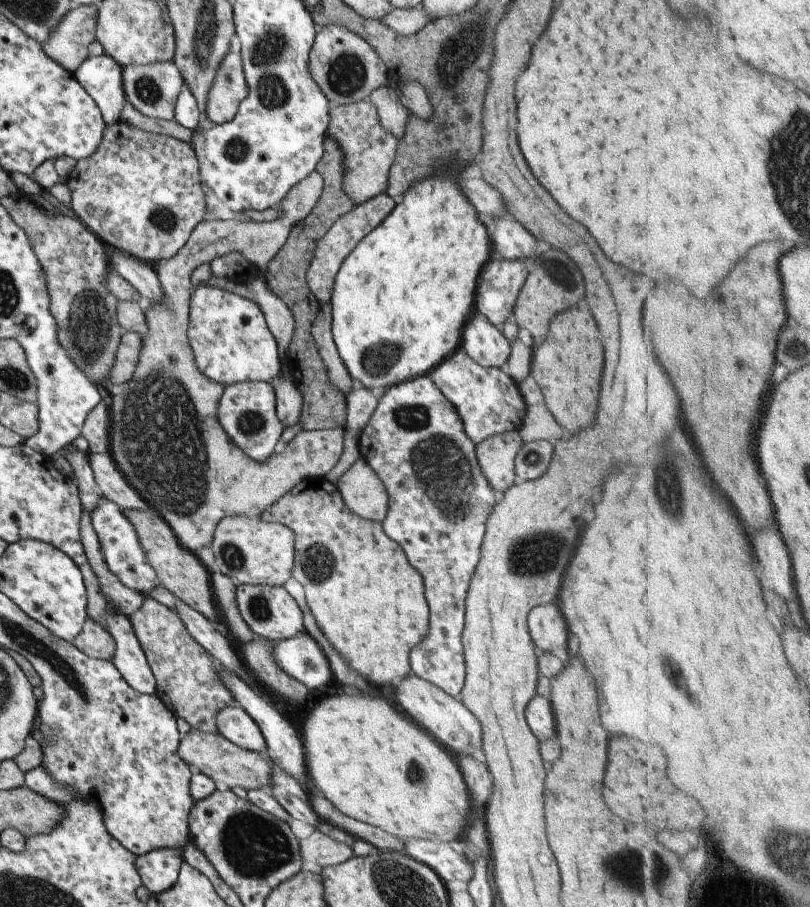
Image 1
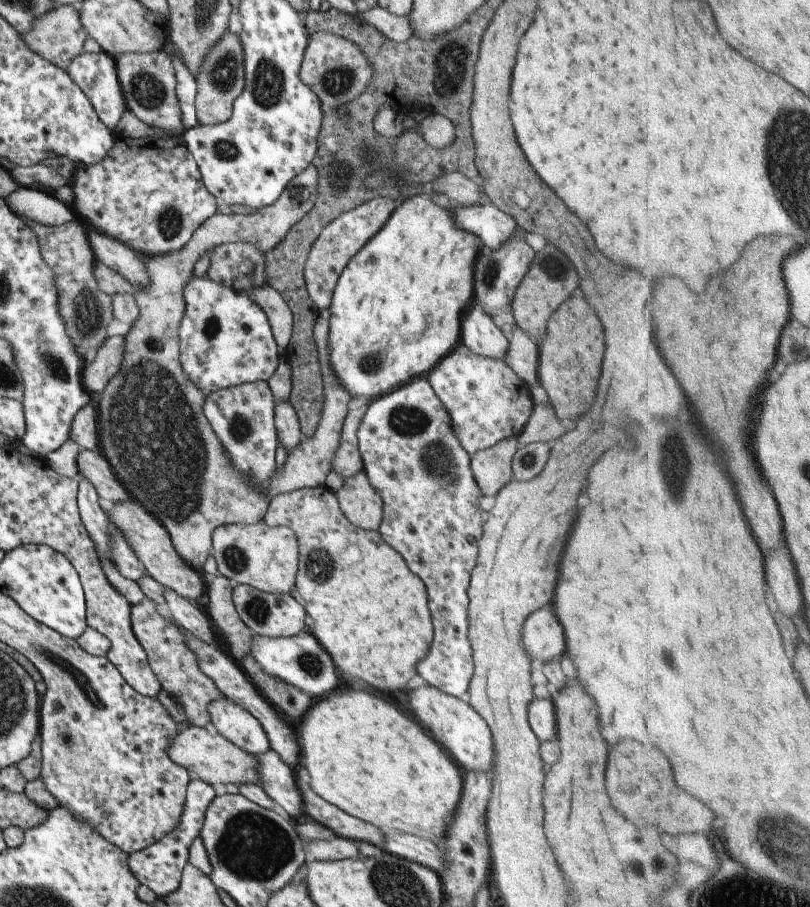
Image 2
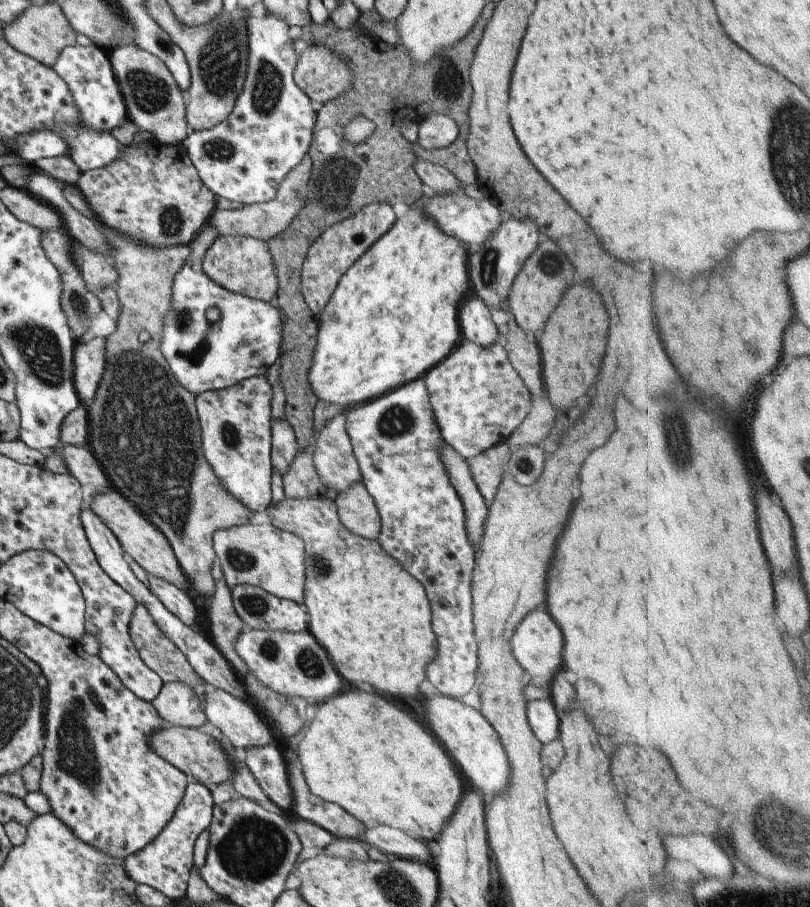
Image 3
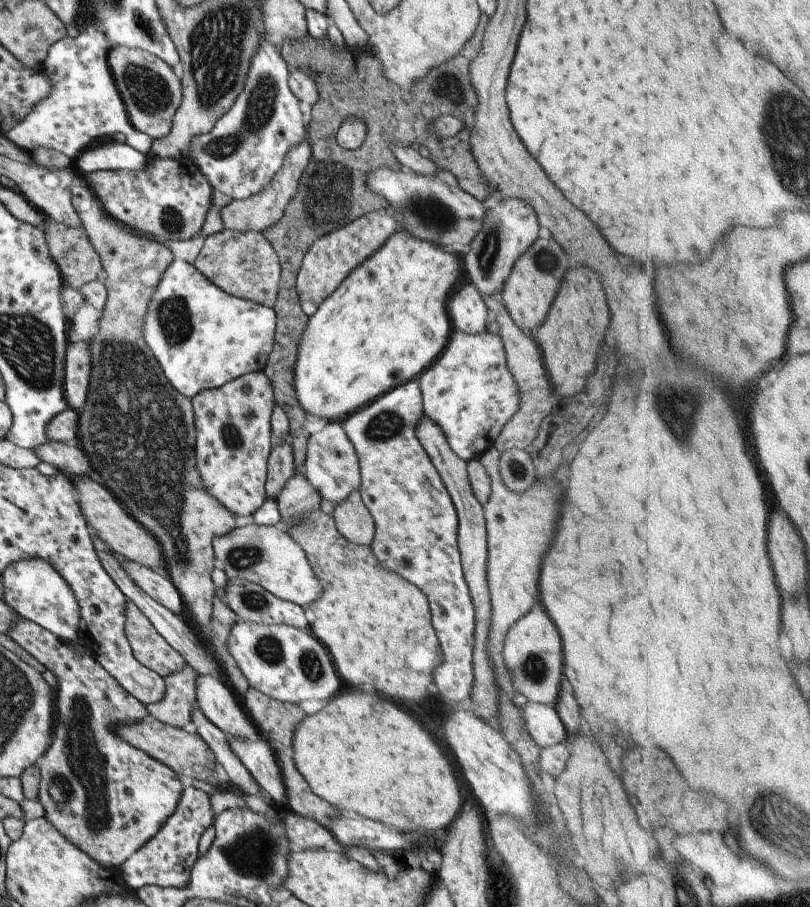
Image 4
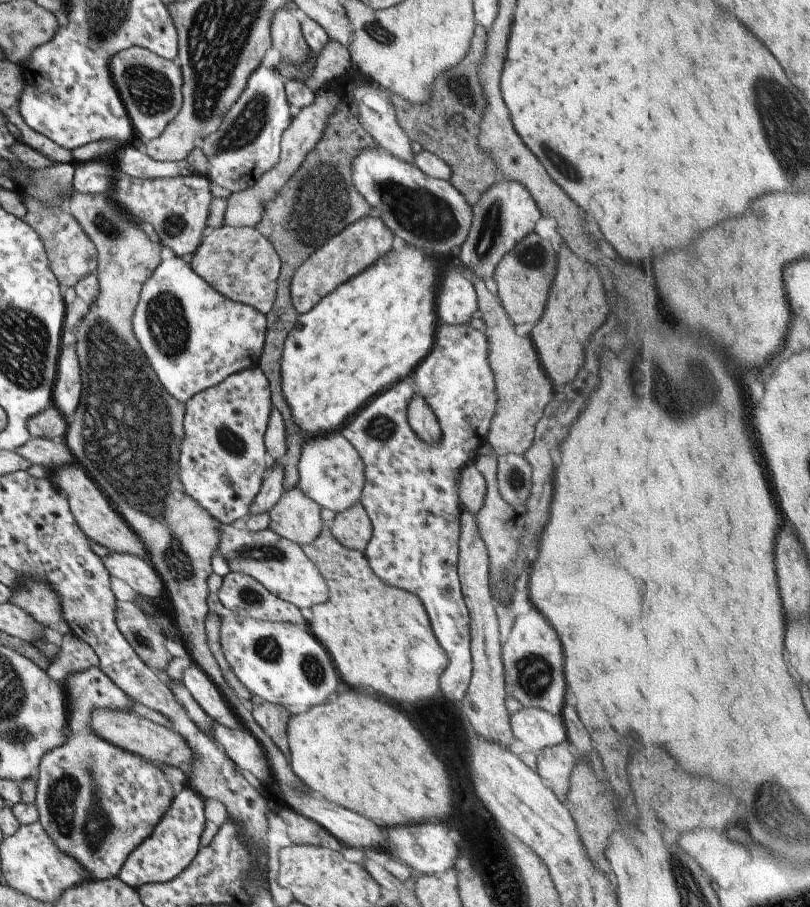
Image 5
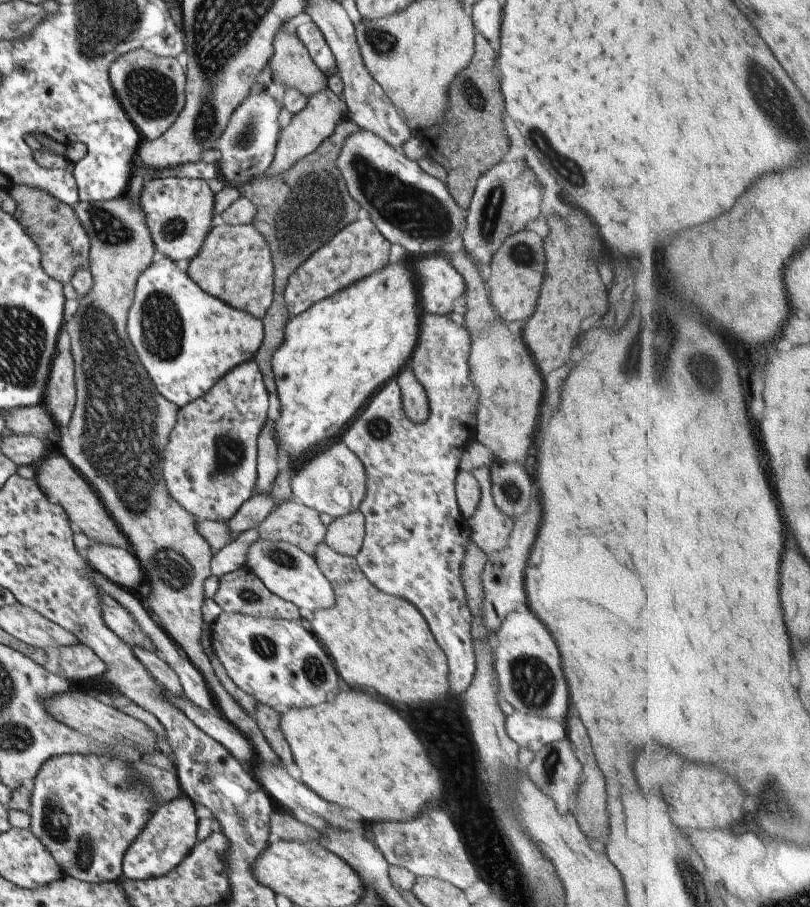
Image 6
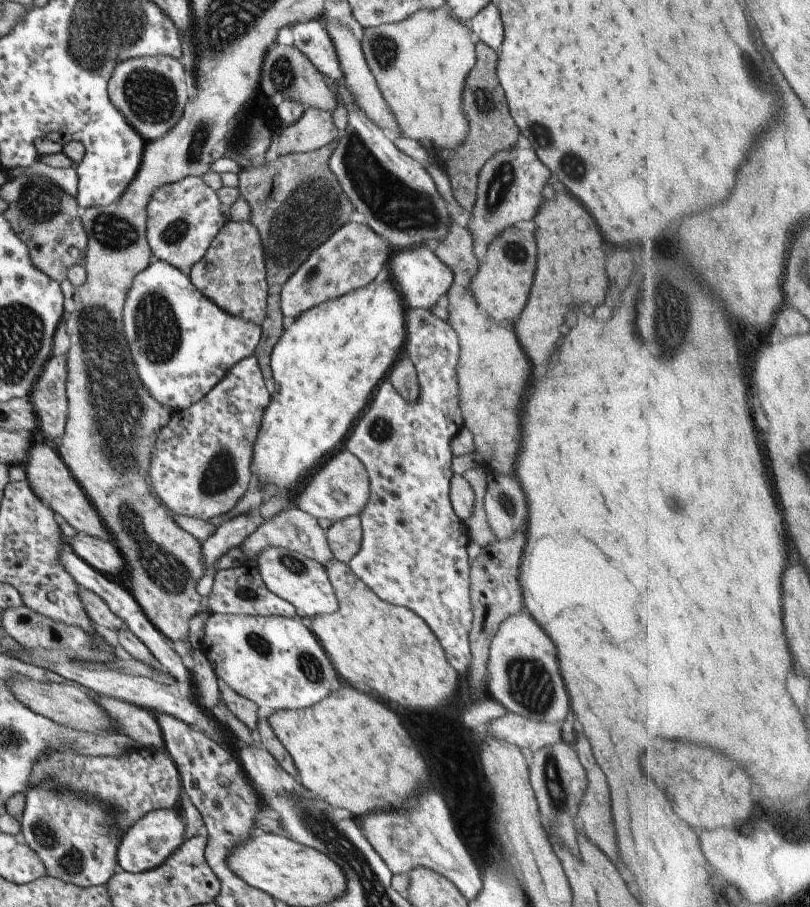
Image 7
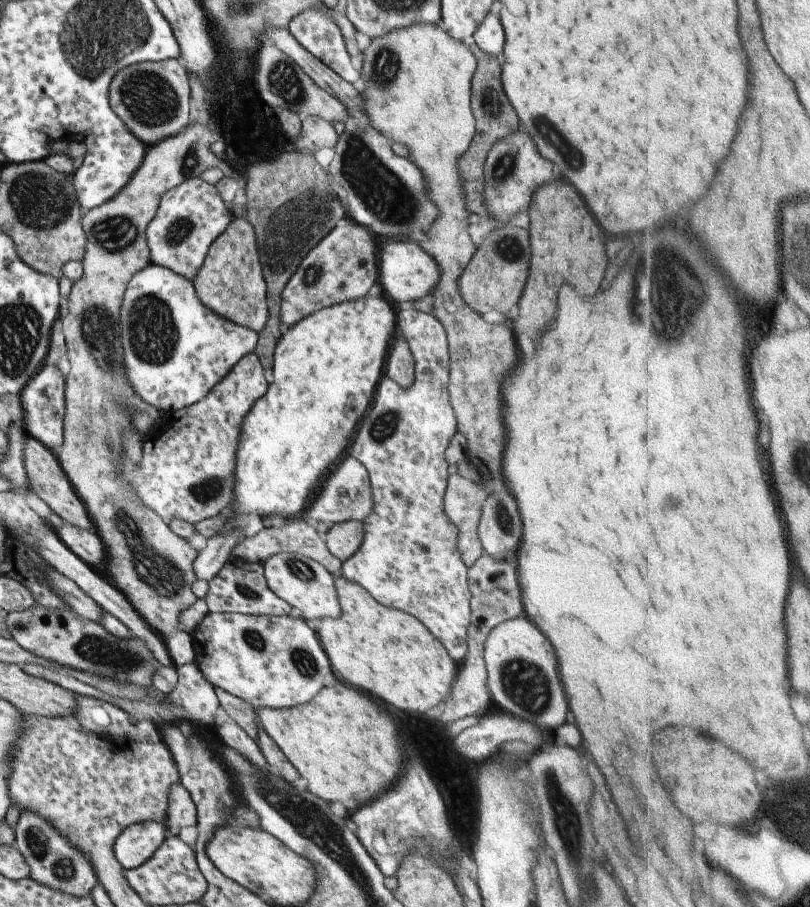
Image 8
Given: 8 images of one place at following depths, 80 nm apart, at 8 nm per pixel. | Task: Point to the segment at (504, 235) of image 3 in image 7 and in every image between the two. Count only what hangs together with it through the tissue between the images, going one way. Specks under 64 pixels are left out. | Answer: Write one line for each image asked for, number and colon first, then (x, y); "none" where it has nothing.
4: (507, 230)
5: (505, 213)
6: (506, 196)
7: (508, 190)

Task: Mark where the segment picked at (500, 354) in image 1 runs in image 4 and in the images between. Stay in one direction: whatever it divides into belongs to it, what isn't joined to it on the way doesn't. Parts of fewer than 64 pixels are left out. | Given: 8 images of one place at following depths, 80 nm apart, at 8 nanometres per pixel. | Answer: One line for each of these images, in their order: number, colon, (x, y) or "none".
2: (479, 334)
3: (474, 323)
4: (467, 312)

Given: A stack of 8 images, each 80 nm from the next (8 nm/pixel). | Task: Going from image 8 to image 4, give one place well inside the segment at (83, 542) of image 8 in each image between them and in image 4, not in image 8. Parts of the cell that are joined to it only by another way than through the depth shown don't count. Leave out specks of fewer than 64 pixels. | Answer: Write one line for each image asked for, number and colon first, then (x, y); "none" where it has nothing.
4: (158, 587)
5: (138, 574)
6: (118, 565)
7: (103, 556)

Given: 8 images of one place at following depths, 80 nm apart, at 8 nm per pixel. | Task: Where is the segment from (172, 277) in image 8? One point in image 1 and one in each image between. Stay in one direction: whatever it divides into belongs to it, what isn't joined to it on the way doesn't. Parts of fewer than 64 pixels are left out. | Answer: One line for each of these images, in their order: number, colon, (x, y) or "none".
1: (230, 342)
2: (225, 339)
3: (211, 338)
4: (202, 337)
5: (194, 337)
6: (186, 340)
7: (181, 344)

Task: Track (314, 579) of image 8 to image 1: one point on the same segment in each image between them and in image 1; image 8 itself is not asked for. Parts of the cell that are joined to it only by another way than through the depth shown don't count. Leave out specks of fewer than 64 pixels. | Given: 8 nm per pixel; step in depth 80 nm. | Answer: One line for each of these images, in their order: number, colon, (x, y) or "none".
1: (249, 550)
2: (254, 554)
3: (263, 556)
4: (266, 556)
5: (278, 564)
6: (289, 573)
7: (302, 582)

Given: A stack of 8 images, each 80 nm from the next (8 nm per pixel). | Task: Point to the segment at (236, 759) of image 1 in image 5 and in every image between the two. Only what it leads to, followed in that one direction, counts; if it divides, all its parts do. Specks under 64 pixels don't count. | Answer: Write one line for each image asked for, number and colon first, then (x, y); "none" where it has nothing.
2: (209, 757)
3: (190, 750)
4: (187, 754)
5: (128, 731)

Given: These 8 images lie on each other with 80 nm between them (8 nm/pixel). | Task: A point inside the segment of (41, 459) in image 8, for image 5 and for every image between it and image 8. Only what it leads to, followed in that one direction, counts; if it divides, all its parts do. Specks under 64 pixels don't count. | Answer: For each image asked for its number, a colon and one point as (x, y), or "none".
5: (95, 515)
6: (60, 482)
7: (50, 480)

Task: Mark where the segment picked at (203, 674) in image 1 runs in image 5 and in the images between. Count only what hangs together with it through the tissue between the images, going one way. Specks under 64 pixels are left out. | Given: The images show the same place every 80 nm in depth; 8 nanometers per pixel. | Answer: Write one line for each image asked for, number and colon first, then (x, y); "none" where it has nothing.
2: (174, 664)
3: (154, 648)
4: (148, 647)
5: (148, 645)

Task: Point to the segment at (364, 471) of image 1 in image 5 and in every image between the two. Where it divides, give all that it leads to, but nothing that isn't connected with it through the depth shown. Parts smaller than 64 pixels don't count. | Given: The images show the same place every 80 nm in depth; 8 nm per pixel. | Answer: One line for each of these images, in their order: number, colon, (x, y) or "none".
2: (362, 506)
3: (355, 509)
4: (352, 520)
5: (351, 527)

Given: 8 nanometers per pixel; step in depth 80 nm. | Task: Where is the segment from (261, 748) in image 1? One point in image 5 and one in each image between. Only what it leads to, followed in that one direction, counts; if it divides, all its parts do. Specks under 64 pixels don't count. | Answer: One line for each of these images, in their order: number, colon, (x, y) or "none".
2: (228, 719)
3: (240, 724)
4: (214, 698)
5: (204, 692)

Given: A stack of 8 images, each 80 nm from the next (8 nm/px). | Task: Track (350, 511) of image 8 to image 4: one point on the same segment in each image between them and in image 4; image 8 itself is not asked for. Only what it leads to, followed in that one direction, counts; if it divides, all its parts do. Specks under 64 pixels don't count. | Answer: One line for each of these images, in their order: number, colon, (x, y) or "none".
4: (330, 465)
5: (330, 472)
6: (333, 480)
7: (339, 488)

